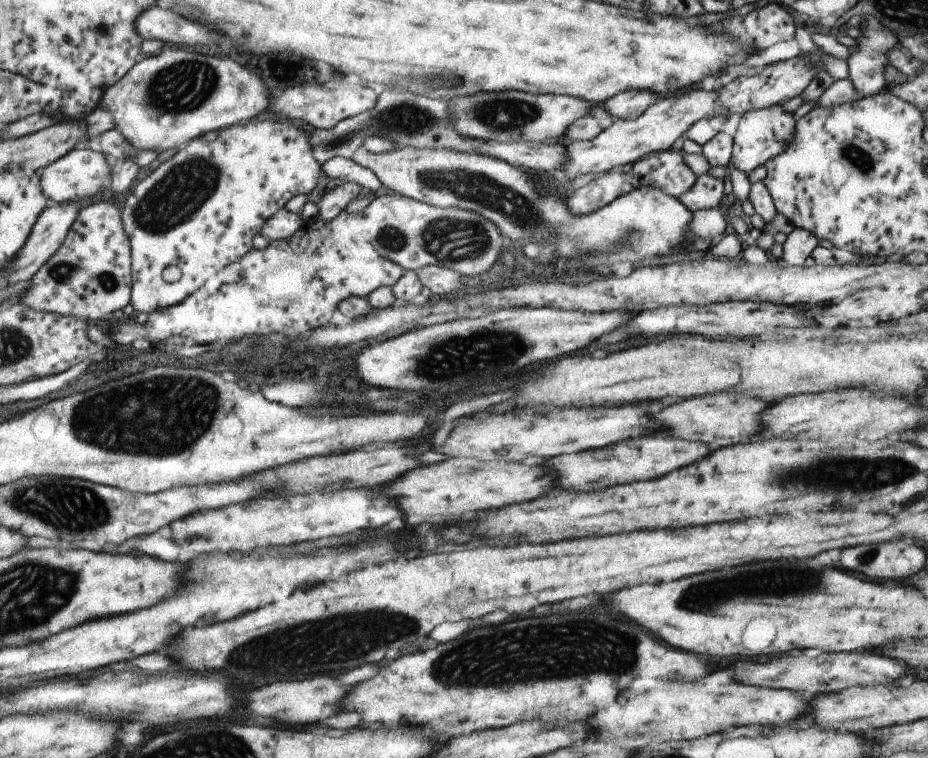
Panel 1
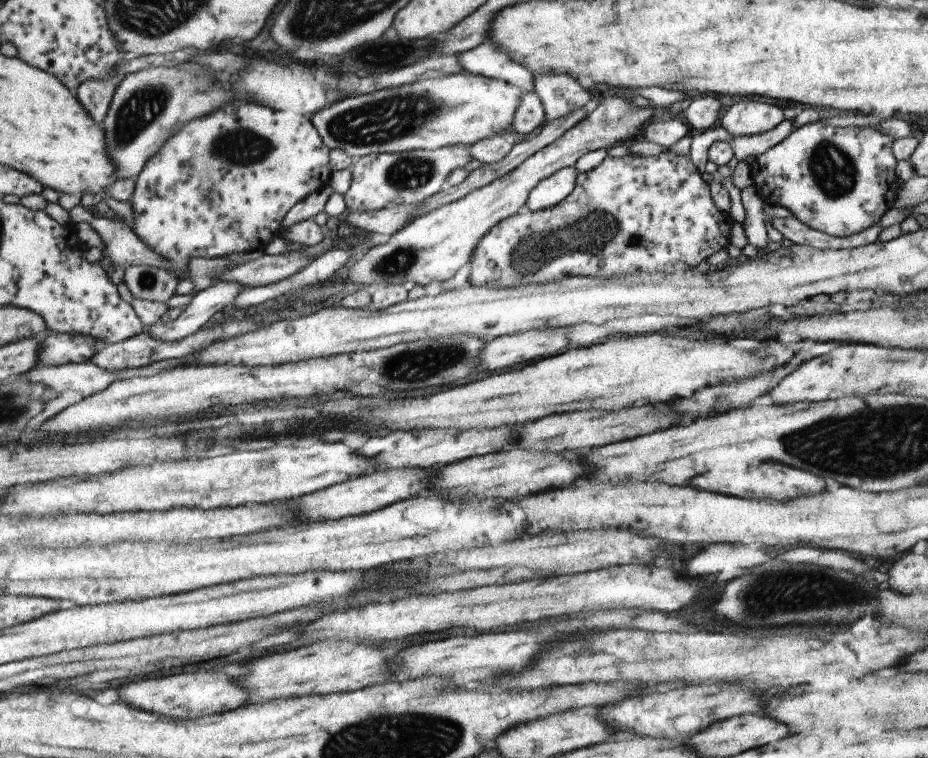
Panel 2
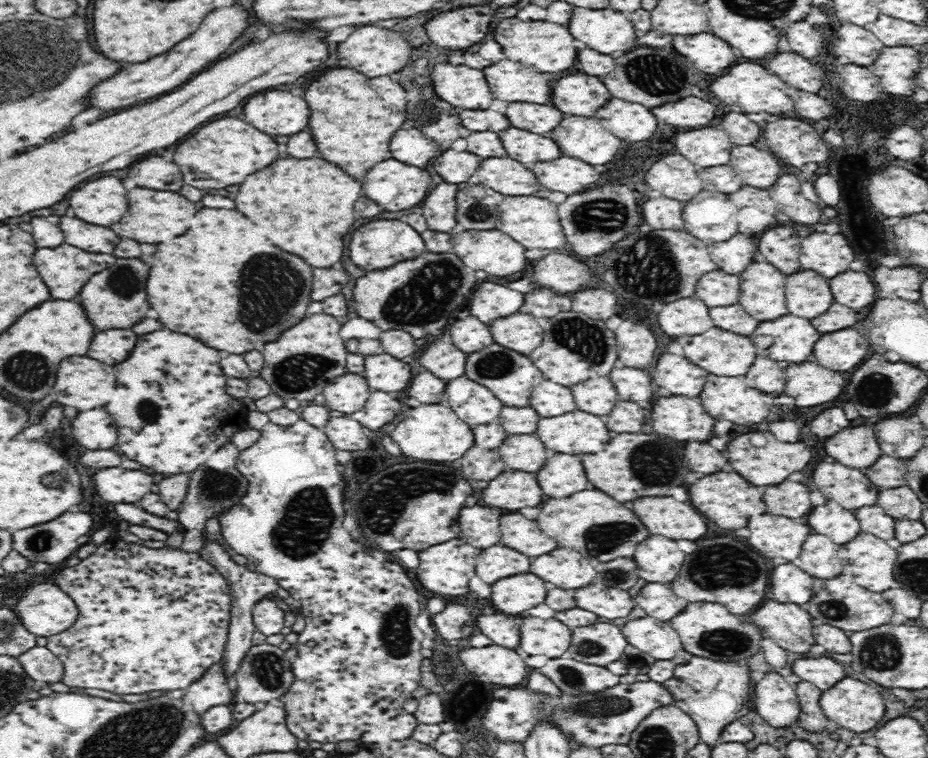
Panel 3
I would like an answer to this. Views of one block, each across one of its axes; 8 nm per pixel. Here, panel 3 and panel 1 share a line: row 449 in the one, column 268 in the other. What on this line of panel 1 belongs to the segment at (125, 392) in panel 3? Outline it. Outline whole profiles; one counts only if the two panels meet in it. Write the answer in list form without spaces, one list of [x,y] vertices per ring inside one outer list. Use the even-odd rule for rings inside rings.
[[[261,120],[261,122],[247,122],[247,124],[241,124],[241,126],[231,125],[231,128],[225,127],[224,129],[209,131],[203,133],[199,138],[192,138],[187,146],[183,145],[171,158],[149,172],[125,196],[125,202],[123,202],[123,208],[121,208],[120,218],[130,246],[130,304],[134,314],[139,312],[149,314],[155,310],[161,310],[161,308],[183,302],[191,292],[195,292],[199,286],[203,286],[205,280],[209,280],[219,270],[223,270],[227,264],[231,264],[233,260],[239,260],[241,256],[247,254],[252,248],[251,238],[255,234],[260,234],[265,218],[269,218],[273,212],[277,212],[279,208],[283,207],[291,196],[295,196],[295,194],[306,195],[314,190],[319,174],[321,174],[321,165],[313,158],[311,146],[309,146],[309,136],[307,136],[304,127],[299,126],[299,124],[293,126],[293,124],[287,124],[287,122],[281,122],[281,120]]]

